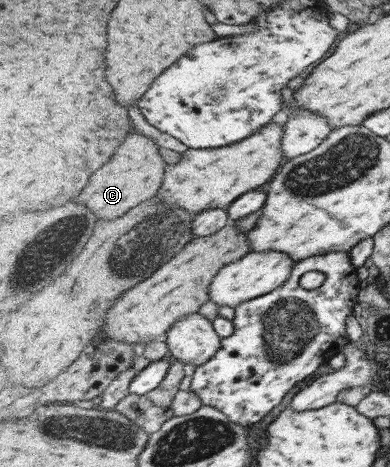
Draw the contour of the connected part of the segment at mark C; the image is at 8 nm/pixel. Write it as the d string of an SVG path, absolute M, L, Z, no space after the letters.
M136 131L136 134L130 134L130 138L126 138L126 142L118 148L118 154L114 154L114 158L102 170L98 170L98 174L90 180L90 186L86 186L86 190L78 196L78 202L94 210L98 218L116 220L128 210L158 194L165 180L167 166L160 156L160 146Z

